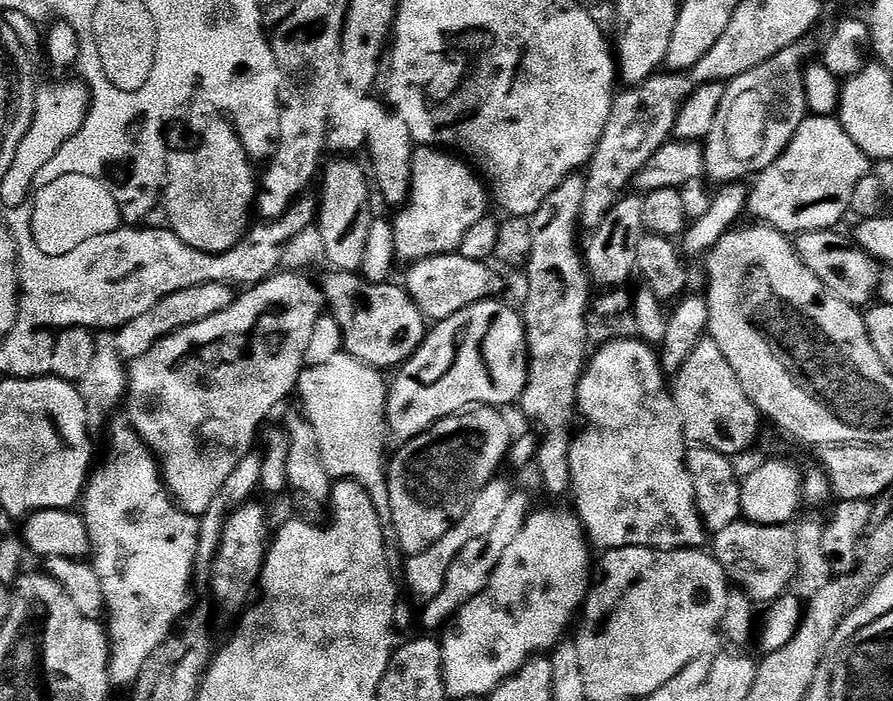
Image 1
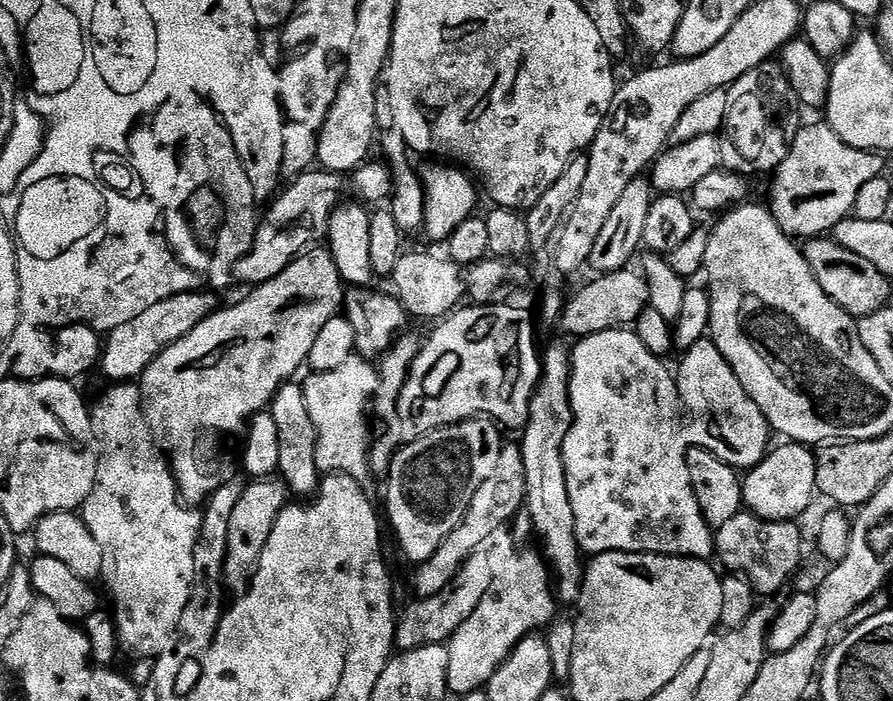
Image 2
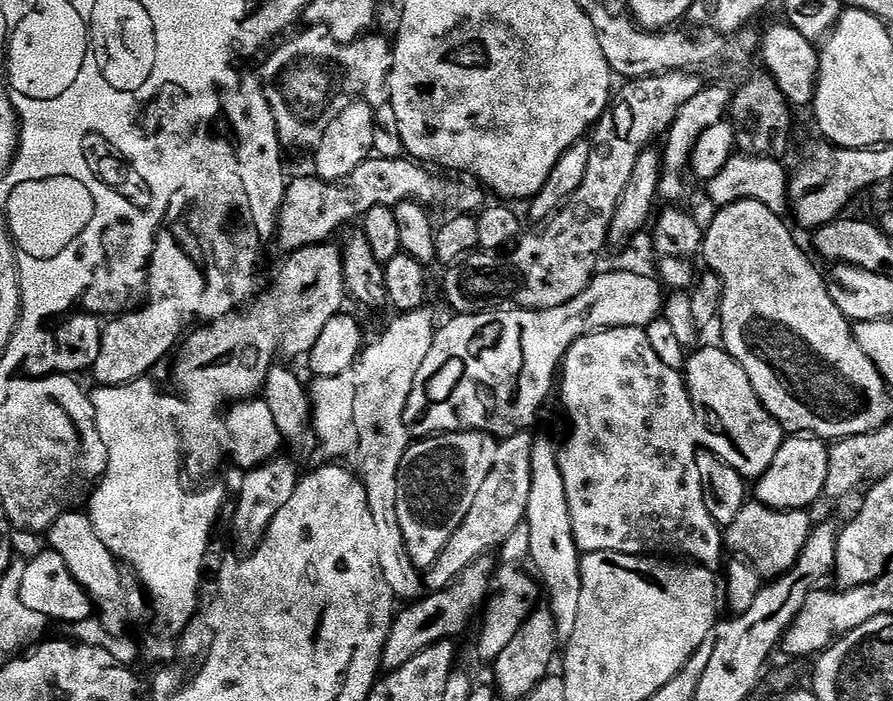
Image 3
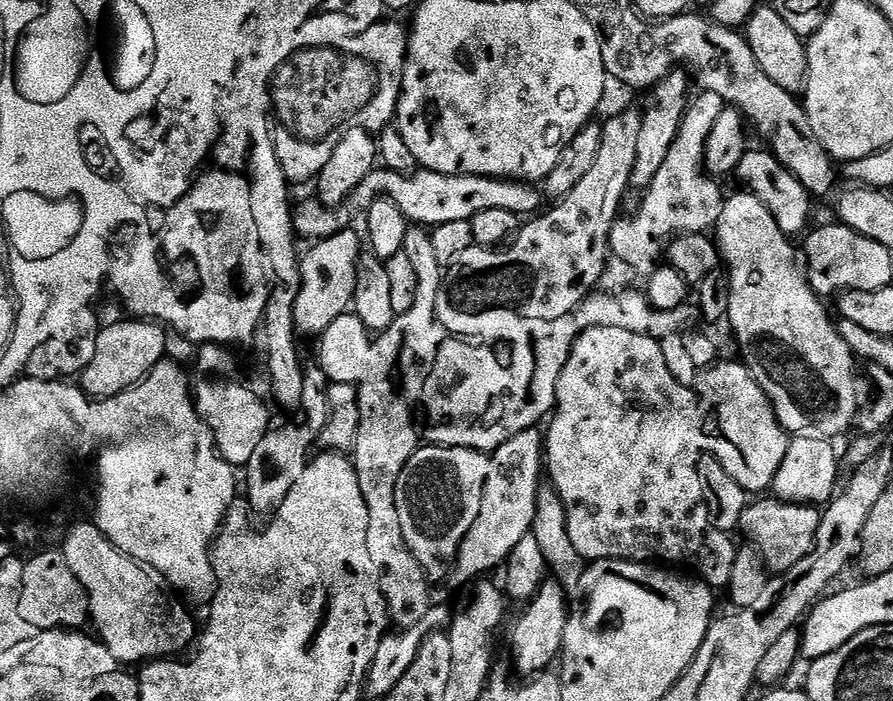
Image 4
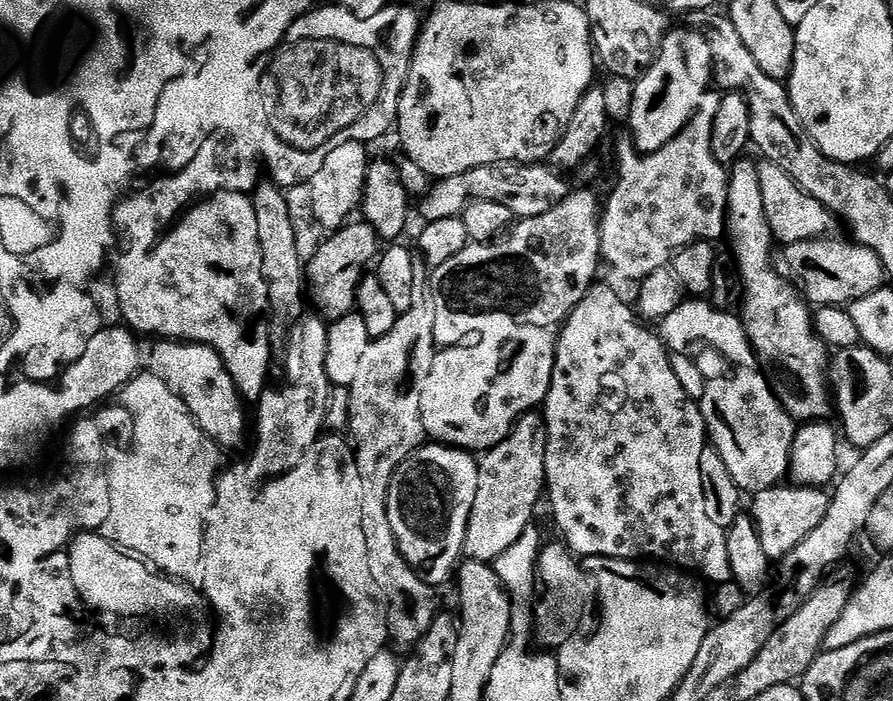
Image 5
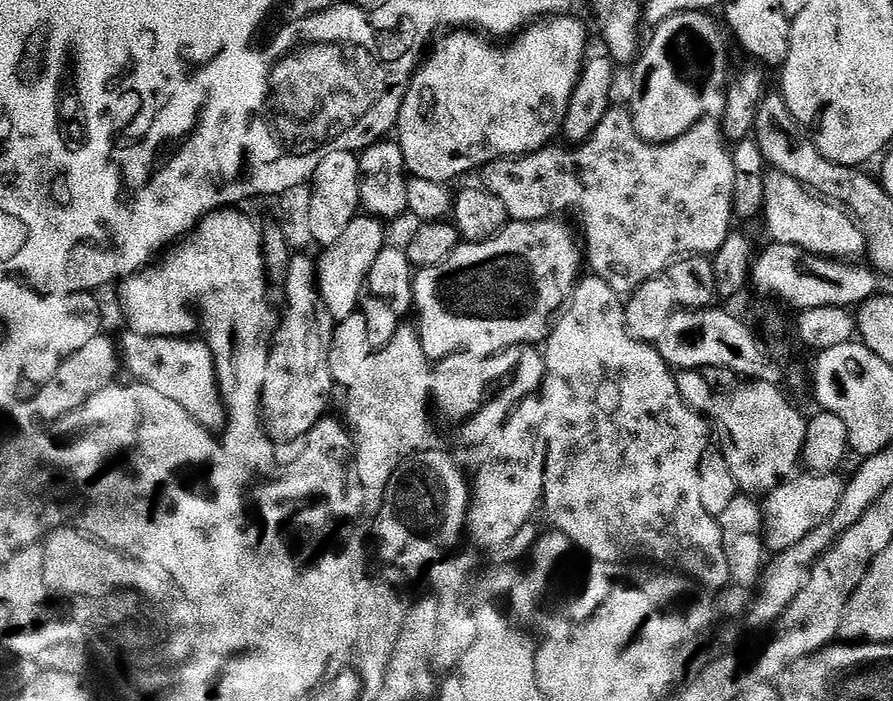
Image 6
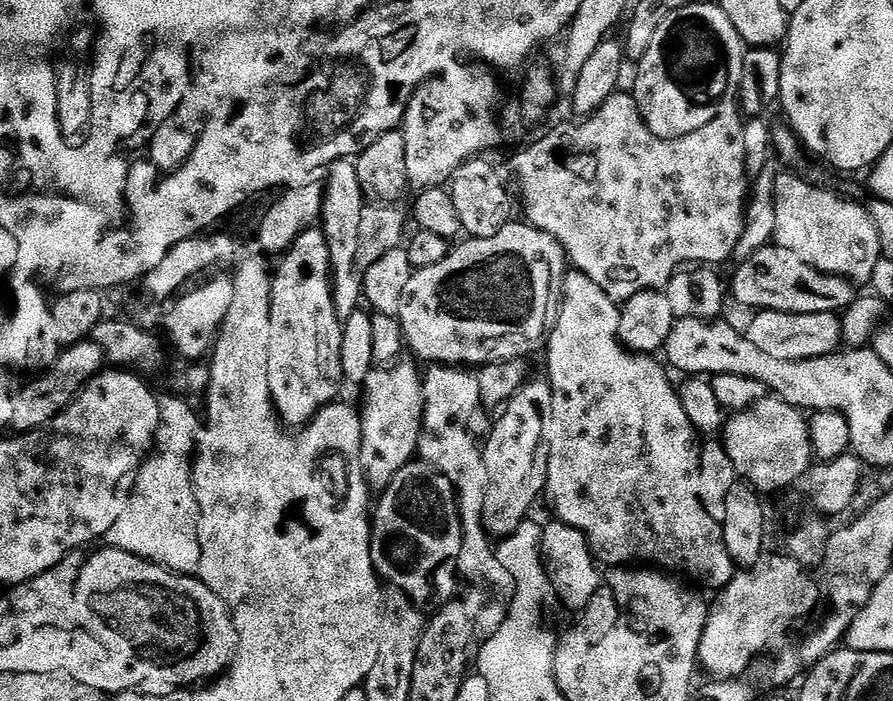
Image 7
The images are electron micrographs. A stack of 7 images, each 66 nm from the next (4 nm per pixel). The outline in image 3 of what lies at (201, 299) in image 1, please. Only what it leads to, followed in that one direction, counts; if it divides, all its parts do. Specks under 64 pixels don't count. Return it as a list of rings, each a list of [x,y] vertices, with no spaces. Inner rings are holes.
[[[164,302],[156,303],[160,304],[152,304],[149,308],[137,307],[135,310],[129,310],[109,319],[103,325],[100,333],[98,362],[94,362],[94,366],[90,370],[91,375],[96,375],[95,383],[97,385],[118,386],[119,384],[129,384],[140,376],[149,375],[153,371],[151,368],[172,347],[175,349],[181,343],[185,332],[184,324],[180,321],[182,313],[179,307],[169,306]]]

